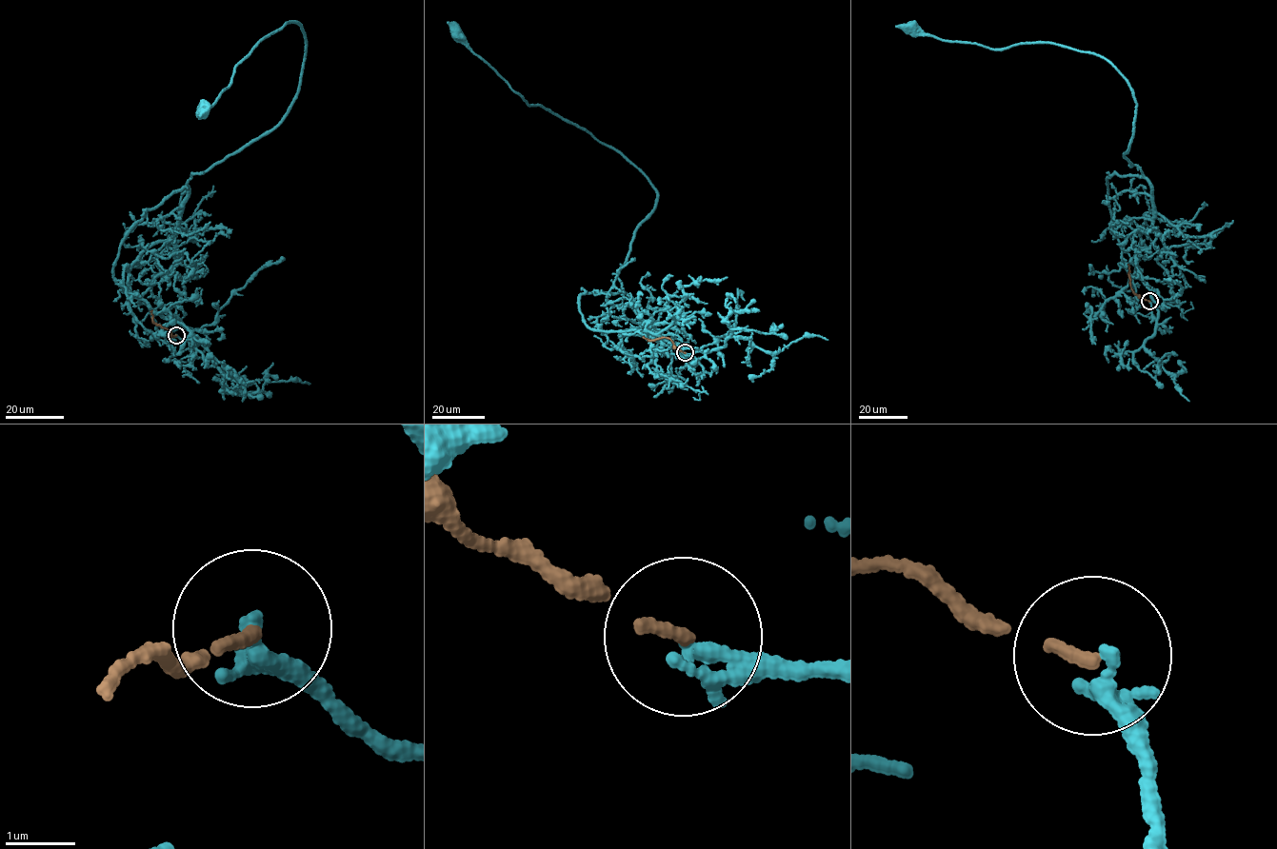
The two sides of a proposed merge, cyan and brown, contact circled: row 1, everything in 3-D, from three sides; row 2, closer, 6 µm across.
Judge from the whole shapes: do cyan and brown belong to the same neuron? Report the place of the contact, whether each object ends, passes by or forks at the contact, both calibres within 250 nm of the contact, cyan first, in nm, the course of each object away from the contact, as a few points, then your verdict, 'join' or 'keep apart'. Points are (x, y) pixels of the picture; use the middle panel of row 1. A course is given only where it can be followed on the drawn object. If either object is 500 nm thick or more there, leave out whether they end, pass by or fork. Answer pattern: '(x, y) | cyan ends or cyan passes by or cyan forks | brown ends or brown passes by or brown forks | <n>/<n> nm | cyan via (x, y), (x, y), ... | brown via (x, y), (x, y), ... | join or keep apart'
(685, 352) | cyan passes by | brown ends | 170/150 nm | cyan via (685, 353), (710, 351), (578, 311), (623, 290), (648, 181), (457, 33) | brown via (685, 352), (676, 348), (670, 340), (663, 337), (650, 340), (644, 336) | keep apart

